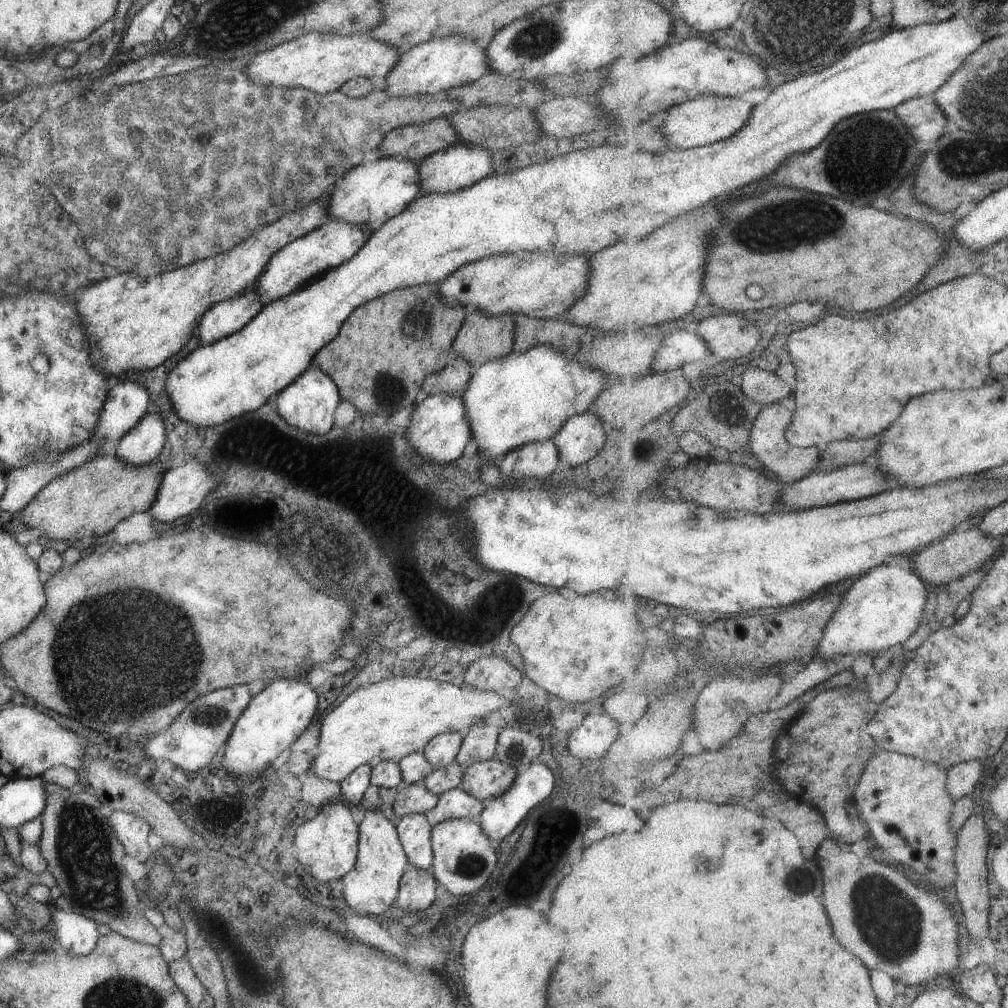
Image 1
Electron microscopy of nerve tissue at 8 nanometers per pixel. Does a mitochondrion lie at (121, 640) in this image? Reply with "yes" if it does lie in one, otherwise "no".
yes

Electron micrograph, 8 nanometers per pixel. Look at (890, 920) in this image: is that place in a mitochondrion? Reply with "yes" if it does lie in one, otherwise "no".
yes

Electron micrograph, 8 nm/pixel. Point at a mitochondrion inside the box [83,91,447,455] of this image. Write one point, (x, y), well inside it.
(385, 388)

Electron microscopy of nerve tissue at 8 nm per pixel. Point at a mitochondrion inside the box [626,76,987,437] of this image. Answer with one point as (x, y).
(861, 141)

